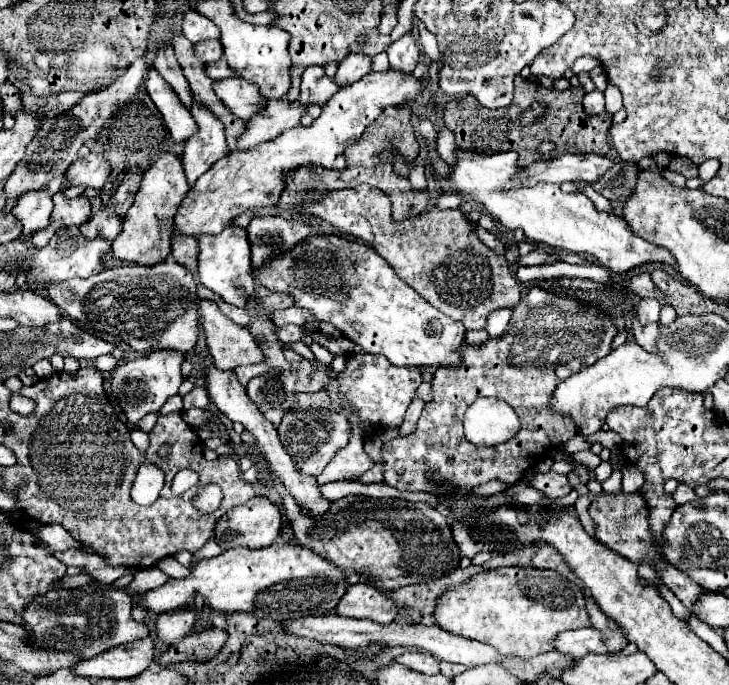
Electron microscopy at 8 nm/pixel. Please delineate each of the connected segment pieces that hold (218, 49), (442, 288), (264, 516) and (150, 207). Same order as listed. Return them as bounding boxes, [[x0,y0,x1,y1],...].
[[194,40,222,62],[306,184,520,330],[216,496,282,550],[112,152,190,266]]

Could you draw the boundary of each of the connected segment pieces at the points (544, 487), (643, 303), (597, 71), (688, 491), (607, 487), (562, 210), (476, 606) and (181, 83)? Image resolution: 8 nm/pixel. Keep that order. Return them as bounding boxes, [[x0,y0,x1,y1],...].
[[528,472,572,498],[636,298,660,326],[590,66,607,92],[672,484,698,504],[602,470,622,494],[450,148,676,272],[434,566,588,658],[154,46,192,110]]

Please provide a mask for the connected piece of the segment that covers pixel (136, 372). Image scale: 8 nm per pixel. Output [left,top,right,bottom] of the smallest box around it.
[108,350,184,426]

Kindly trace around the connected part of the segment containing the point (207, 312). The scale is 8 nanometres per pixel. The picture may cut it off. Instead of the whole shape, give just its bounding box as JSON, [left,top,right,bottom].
[198,300,264,370]

